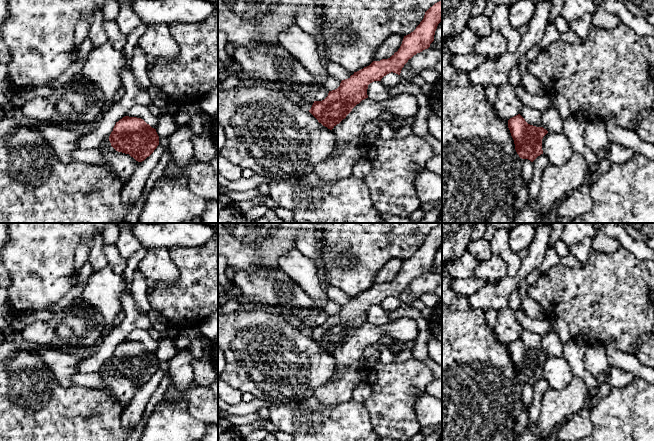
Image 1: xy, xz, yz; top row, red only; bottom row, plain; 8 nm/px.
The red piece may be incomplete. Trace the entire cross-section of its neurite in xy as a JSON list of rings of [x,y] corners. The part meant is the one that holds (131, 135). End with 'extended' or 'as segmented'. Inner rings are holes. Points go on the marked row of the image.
[[[125,116],[116,122],[109,136],[111,146],[118,152],[129,154],[142,162],[159,145],[159,136],[143,119]]]; as segmented

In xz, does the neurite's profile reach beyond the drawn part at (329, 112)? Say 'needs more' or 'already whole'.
already whole

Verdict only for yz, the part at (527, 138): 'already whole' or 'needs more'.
already whole

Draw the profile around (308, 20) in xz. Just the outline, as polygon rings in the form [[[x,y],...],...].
[[[310,9],[299,11],[296,14],[296,24],[306,33],[308,33],[316,42],[319,53],[325,56],[325,47],[321,36],[320,26],[322,25],[321,16]]]

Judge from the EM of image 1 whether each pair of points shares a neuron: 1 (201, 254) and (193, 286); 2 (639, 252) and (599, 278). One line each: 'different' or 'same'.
1: same
2: different

